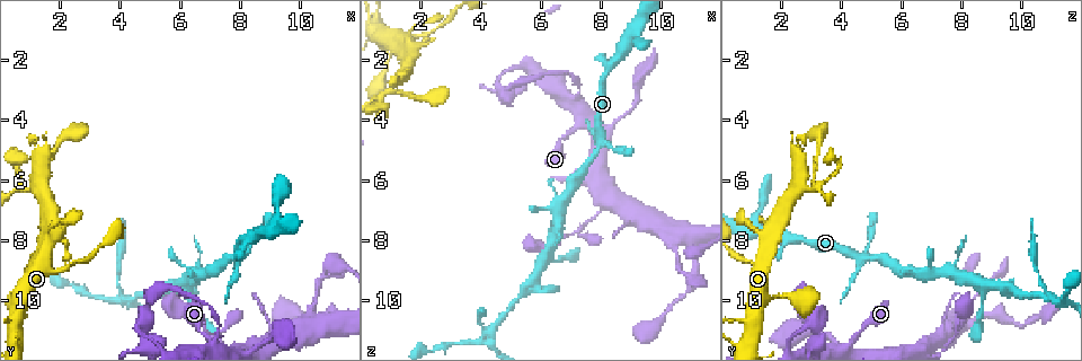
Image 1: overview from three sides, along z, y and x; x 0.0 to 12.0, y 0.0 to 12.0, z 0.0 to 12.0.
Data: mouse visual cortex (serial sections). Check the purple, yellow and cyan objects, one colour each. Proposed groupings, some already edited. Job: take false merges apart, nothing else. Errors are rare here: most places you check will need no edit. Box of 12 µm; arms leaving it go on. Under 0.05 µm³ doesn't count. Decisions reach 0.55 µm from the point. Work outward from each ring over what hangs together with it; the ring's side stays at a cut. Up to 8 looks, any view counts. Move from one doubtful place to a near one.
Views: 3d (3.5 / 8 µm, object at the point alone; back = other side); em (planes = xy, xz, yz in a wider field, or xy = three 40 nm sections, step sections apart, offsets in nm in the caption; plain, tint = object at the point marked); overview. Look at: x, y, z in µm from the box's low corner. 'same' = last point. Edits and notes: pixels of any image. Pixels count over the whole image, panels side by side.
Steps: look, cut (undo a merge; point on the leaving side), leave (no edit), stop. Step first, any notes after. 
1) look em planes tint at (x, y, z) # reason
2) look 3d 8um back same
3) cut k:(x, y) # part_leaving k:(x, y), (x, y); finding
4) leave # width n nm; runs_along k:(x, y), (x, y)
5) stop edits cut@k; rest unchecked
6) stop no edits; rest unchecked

look 3d 3.5um at (7.0, 11.1, 7.8)

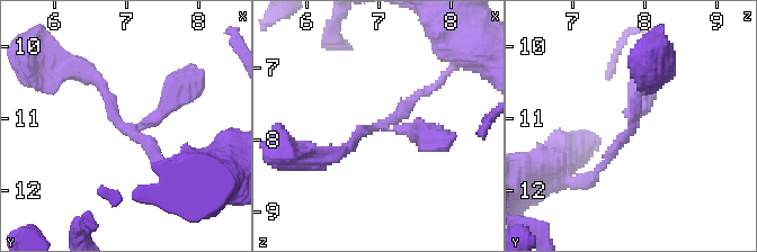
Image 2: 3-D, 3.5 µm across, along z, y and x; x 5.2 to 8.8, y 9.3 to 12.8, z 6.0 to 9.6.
look em xy step 3 tint at (7.10, 11.15, 7.80) # arms 3; arm_widths 100, 150, 300 nm; now the EM

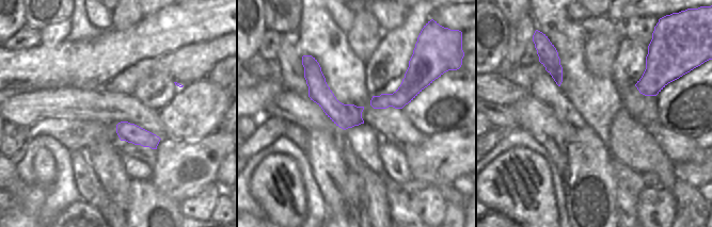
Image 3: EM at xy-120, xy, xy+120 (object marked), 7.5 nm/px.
look em planes tint same # another direction

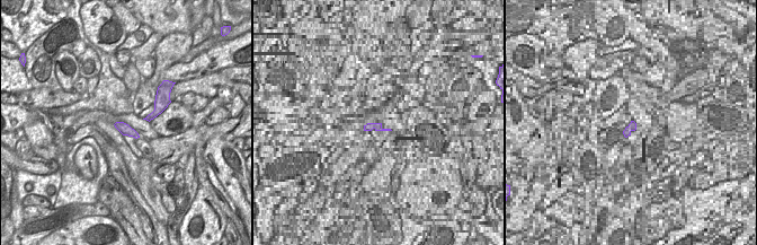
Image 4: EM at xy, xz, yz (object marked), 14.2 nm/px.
leave # all the same cell

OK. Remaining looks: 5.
look 3d 3.5um at (5.8, 9.7, 9.6) # sharp bend

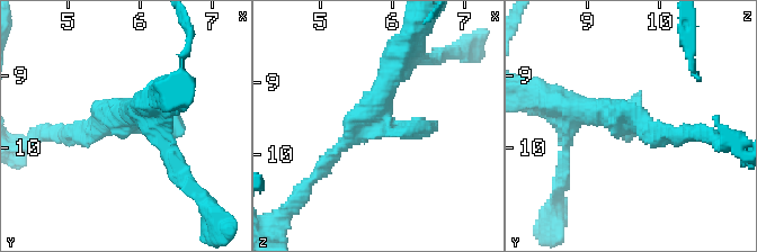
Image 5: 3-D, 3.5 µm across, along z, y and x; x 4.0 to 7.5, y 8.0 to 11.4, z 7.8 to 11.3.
look em xy step 2 plain at (5.75, 9.70, 9.55)

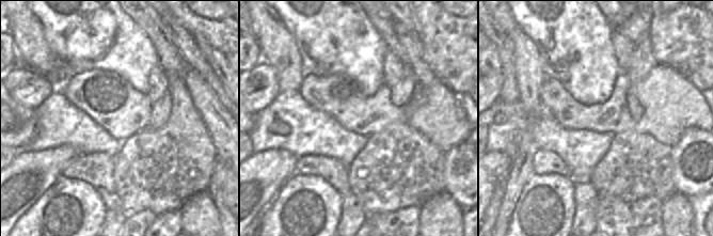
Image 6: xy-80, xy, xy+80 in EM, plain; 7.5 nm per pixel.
look em xy step 2 tint same

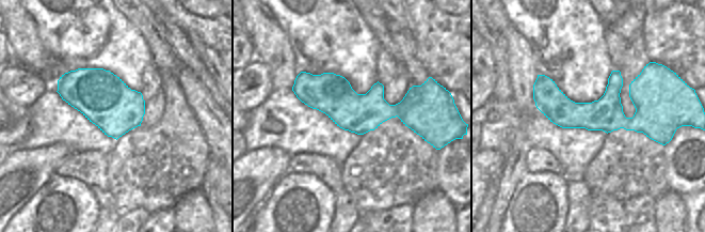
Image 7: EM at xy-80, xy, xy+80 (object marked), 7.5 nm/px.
leave # width 300 nm; runs_along 5:(398, 57), (376, 122), (321, 168); continuous, no second cell

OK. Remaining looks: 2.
look 3d 3.5um at (4.4, 10.0, 10.9) # sharp bend

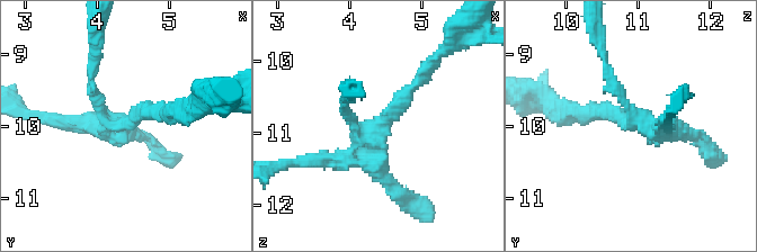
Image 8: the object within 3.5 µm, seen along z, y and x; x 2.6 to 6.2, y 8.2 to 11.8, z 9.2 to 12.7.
look em xy step 3 tint at (4.35, 9.95, 10.90) # arms 4; arm_widths 150, 200, 200, 200 nm

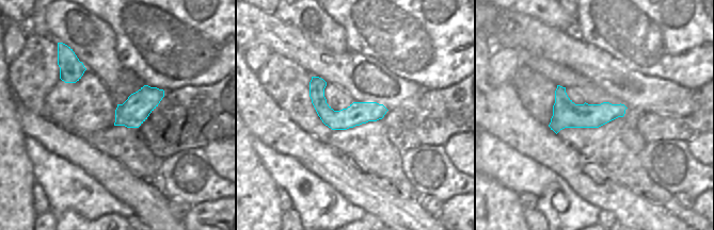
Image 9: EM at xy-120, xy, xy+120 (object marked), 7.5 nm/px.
leave # continuous, no second cell

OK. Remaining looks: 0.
stop no edits; rest unchecked

